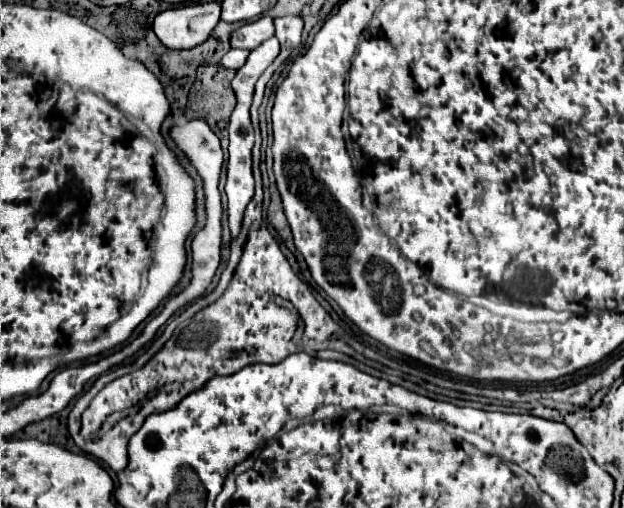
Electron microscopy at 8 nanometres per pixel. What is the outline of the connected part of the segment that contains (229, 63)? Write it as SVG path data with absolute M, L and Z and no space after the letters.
M229 49L225 53L225 57L221 59L221 65L227 67L227 69L235 69L237 71L239 67L245 65L247 57L249 57L249 51L247 49Z

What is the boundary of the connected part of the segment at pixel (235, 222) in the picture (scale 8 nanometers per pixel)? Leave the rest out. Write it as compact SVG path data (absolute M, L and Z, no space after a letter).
M229 135L229 161L227 161L227 215L233 239L239 237L245 209L253 199L253 173L251 173L251 147L253 135Z

